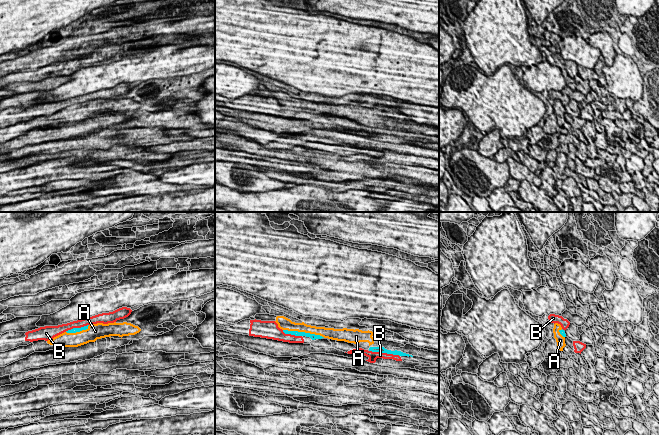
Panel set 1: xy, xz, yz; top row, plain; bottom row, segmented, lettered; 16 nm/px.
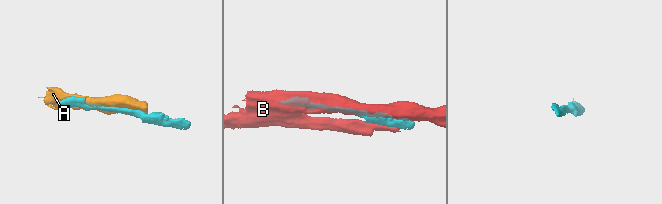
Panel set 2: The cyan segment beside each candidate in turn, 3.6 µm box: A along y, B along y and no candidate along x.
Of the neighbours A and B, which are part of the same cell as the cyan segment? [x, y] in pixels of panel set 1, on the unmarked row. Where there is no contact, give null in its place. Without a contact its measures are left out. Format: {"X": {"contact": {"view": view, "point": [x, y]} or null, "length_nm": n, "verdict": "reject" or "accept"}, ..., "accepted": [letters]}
{"A": {"contact": {"view": "xz", "point": [304, 108]}, "length_nm": 700, "verdict": "accept"}, "B": {"contact": {"view": "xz", "point": [384, 128]}, "length_nm": 500, "verdict": "reject"}, "accepted": ["A"]}

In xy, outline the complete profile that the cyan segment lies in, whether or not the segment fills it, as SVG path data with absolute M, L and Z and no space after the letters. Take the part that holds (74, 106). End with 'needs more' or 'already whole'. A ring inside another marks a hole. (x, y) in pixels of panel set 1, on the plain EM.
M97 99L87 101L81 104L68 106L51 116L33 117L27 122L0 128L0 143L5 143L15 137L26 134L34 128L46 128L56 126L60 123L78 123L89 118L95 118L97 115L110 112L129 112L139 109L141 105L131 99Z; needs more

